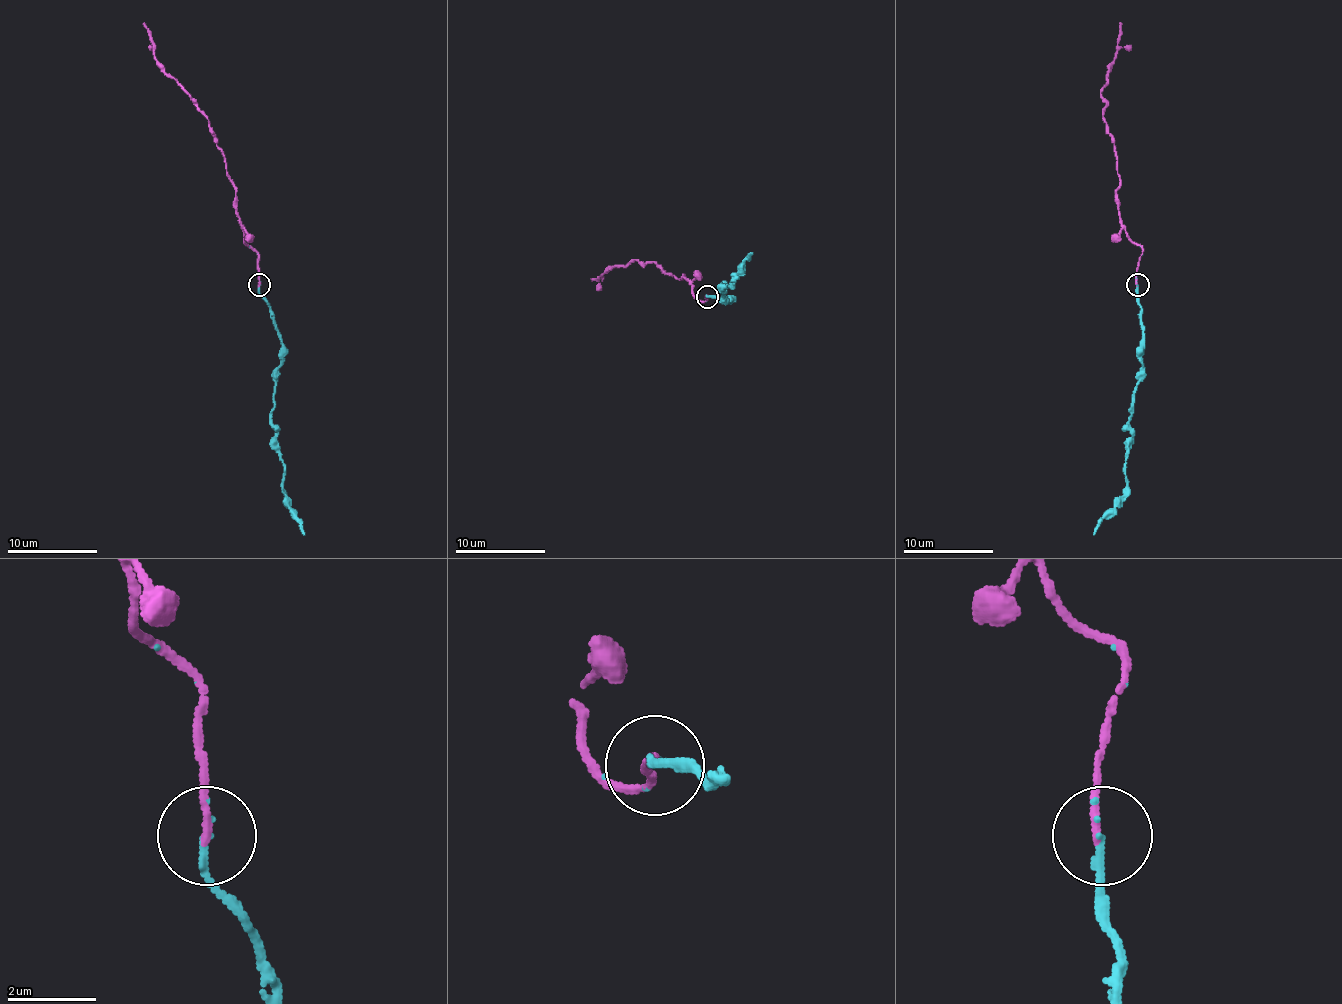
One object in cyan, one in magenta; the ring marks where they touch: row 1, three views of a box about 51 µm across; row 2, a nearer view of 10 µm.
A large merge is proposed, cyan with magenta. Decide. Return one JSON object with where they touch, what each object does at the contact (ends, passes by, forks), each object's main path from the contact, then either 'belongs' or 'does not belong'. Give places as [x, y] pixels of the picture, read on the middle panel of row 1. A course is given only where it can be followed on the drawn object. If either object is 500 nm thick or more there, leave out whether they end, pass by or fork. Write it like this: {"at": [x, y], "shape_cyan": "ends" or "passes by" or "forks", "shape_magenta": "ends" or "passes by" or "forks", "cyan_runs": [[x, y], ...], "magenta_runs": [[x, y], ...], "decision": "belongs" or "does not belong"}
{"at": [707, 297], "shape_cyan": "ends", "shape_magenta": "ends", "cyan_runs": [[708, 296], [717, 301], [730, 301], [719, 287], [723, 291], [733, 285], [753, 253]], "magenta_runs": [[708, 296], [699, 301], [683, 276], [672, 276], [653, 262], [642, 264], [631, 260], [615, 264], [592, 280]], "decision": "belongs"}

